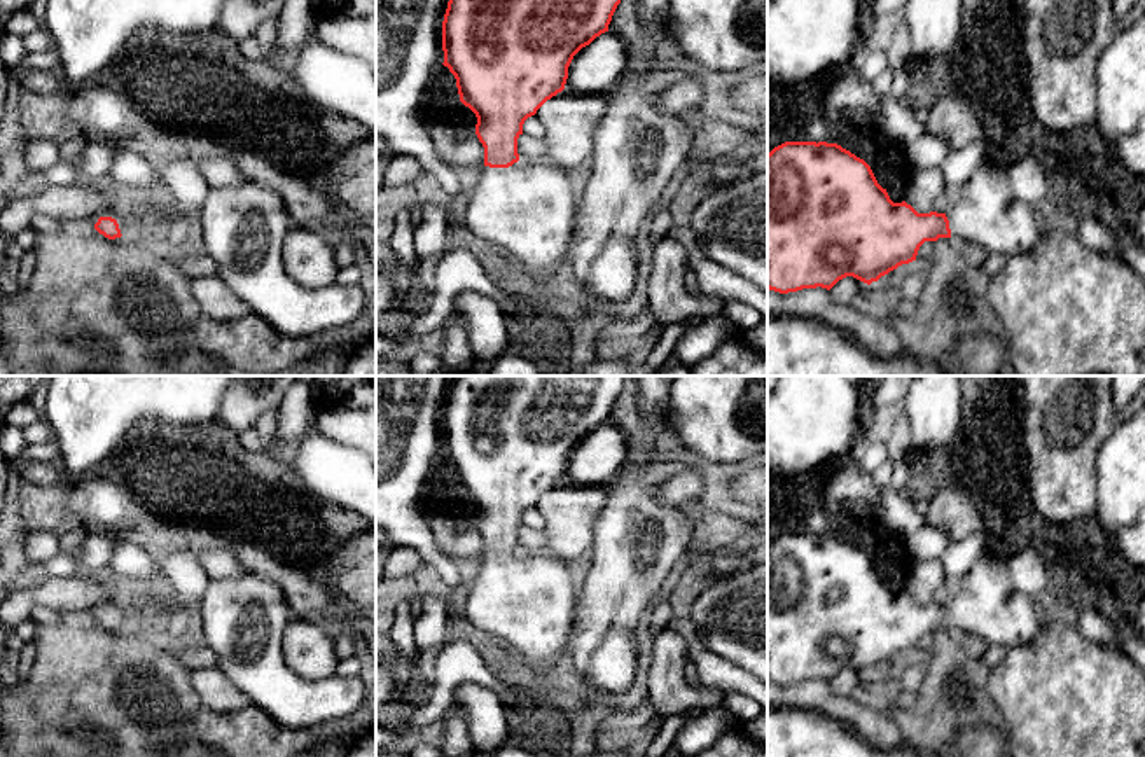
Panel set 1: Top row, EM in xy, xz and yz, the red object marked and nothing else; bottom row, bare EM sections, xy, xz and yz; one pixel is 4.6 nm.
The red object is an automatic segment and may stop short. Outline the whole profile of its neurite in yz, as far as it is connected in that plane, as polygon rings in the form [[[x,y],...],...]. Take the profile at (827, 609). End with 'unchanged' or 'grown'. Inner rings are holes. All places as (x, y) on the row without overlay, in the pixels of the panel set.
[[[785,533],[767,545],[767,680],[780,685],[816,678],[830,682],[846,668],[871,677],[899,657],[916,652],[919,638],[939,629],[953,629],[958,636],[981,636],[988,645],[996,643],[1009,650],[1033,642],[1045,621],[1044,601],[1021,593],[1009,575],[1007,561],[991,554],[979,558],[965,577],[953,584],[946,605],[918,605],[906,593],[893,594],[871,558],[837,535]]]; grown

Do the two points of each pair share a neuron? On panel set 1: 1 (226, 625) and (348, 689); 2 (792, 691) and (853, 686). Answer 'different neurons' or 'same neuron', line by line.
1: same neuron
2: different neurons

